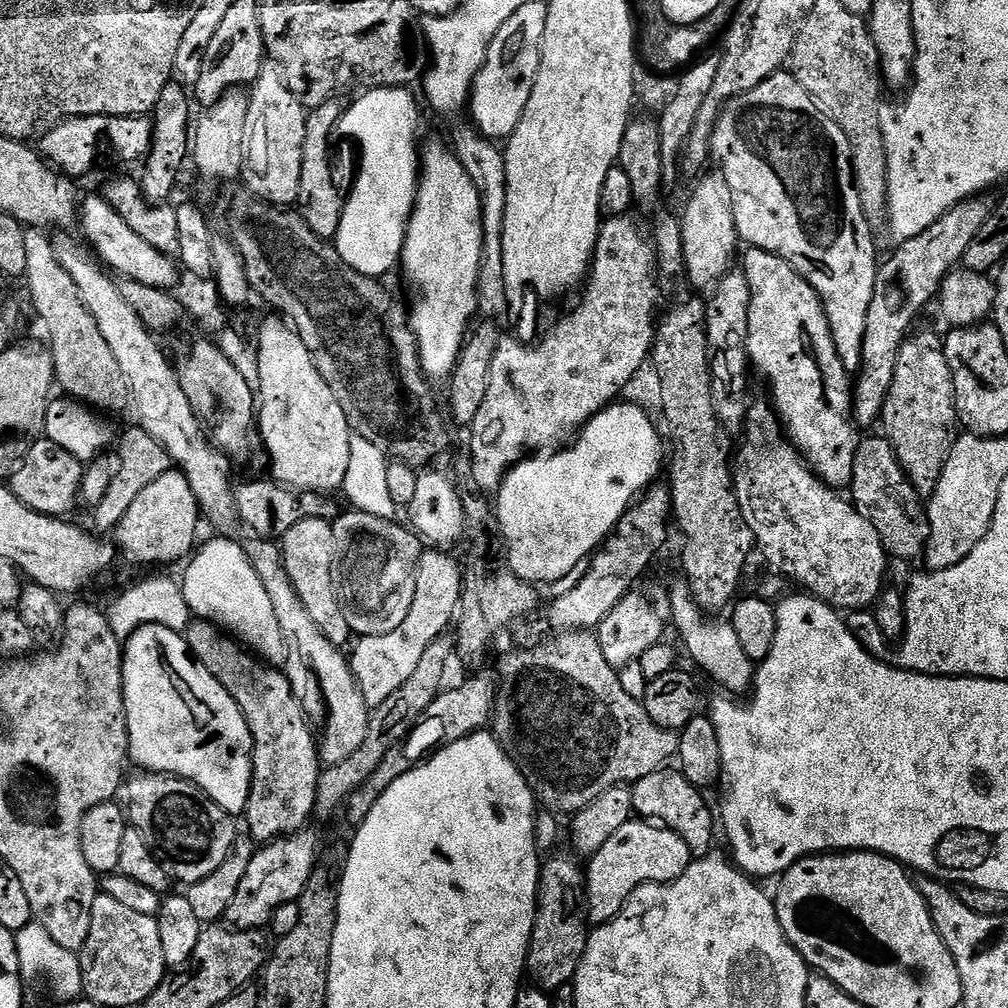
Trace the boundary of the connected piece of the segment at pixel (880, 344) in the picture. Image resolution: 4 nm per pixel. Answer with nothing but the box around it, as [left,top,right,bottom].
[852,198,993,430]

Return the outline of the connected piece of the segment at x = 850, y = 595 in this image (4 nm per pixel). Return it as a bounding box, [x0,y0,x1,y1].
[734,399,890,610]

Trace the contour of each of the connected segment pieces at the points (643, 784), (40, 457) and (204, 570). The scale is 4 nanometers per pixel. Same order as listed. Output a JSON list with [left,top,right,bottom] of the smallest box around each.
[[632,767,718,857],[10,438,85,517],[182,540,288,666]]

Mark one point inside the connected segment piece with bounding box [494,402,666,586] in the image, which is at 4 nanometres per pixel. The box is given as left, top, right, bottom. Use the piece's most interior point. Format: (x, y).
(554, 510)

